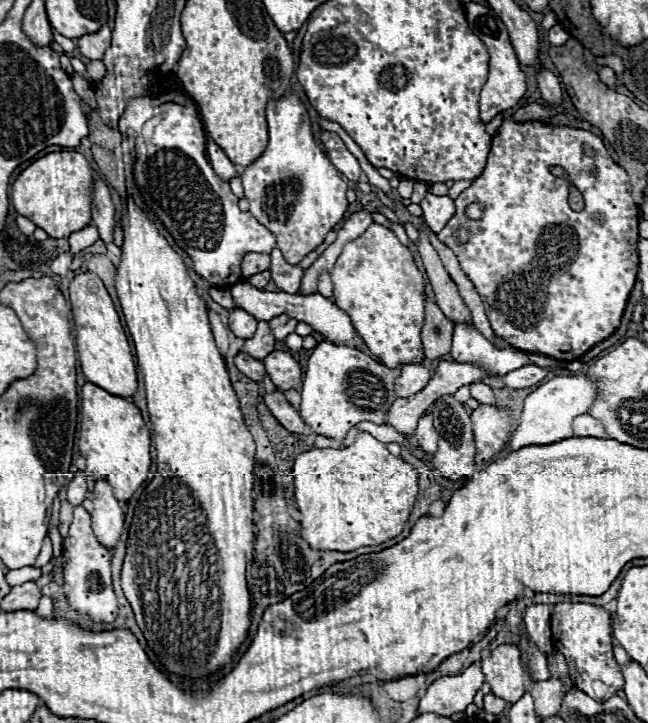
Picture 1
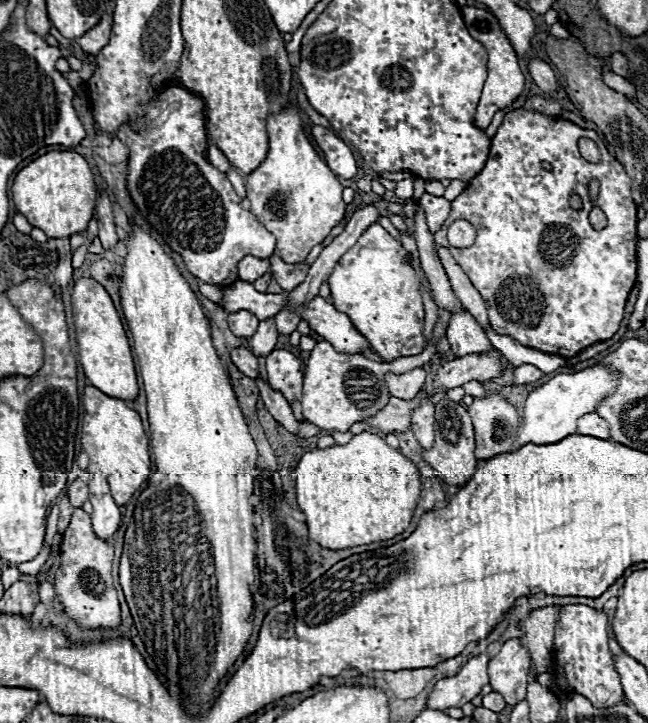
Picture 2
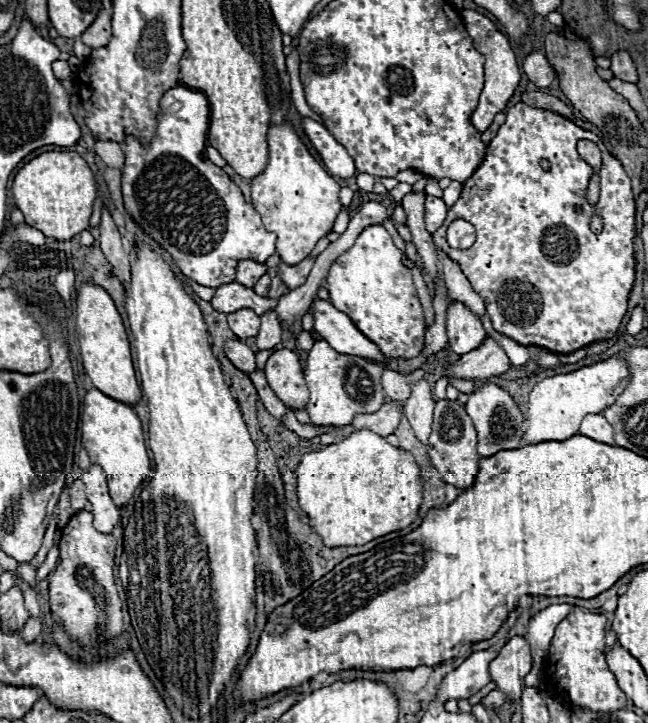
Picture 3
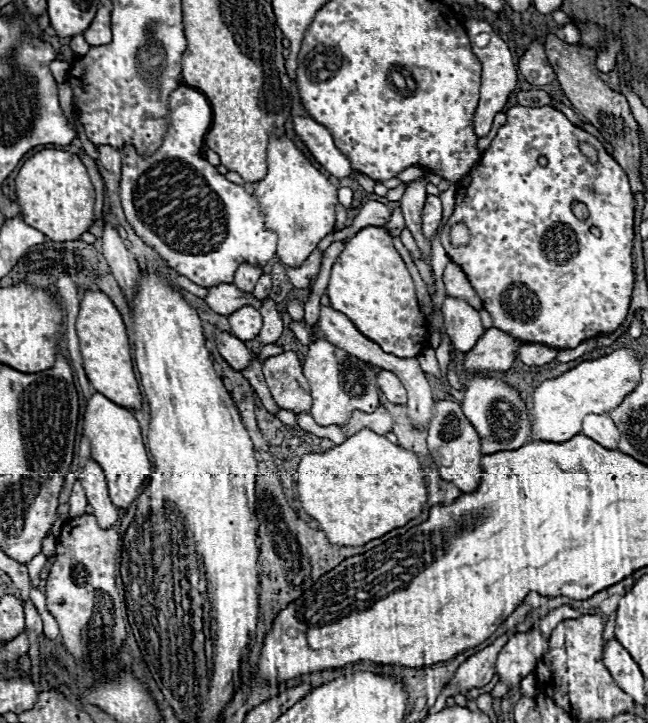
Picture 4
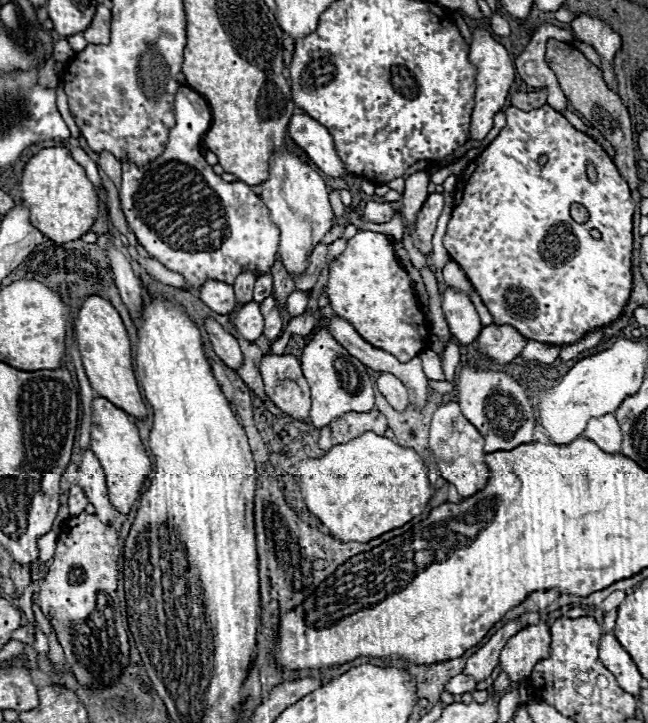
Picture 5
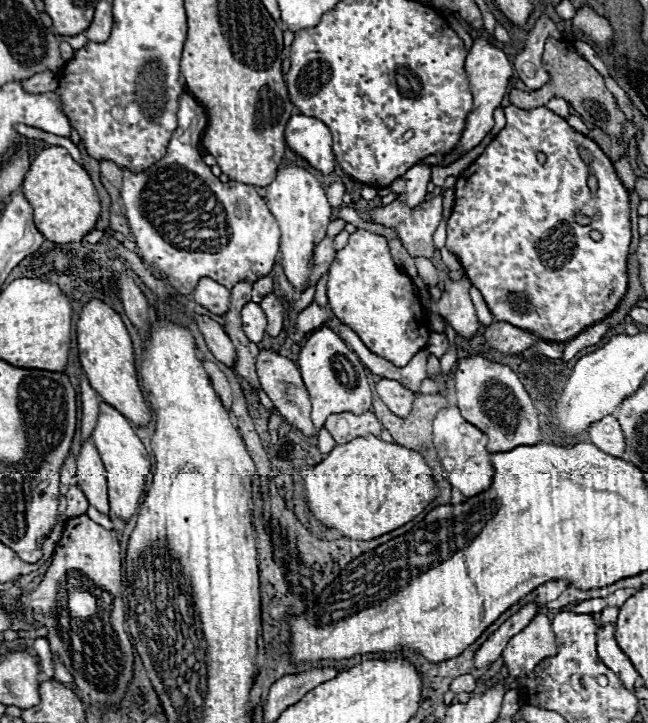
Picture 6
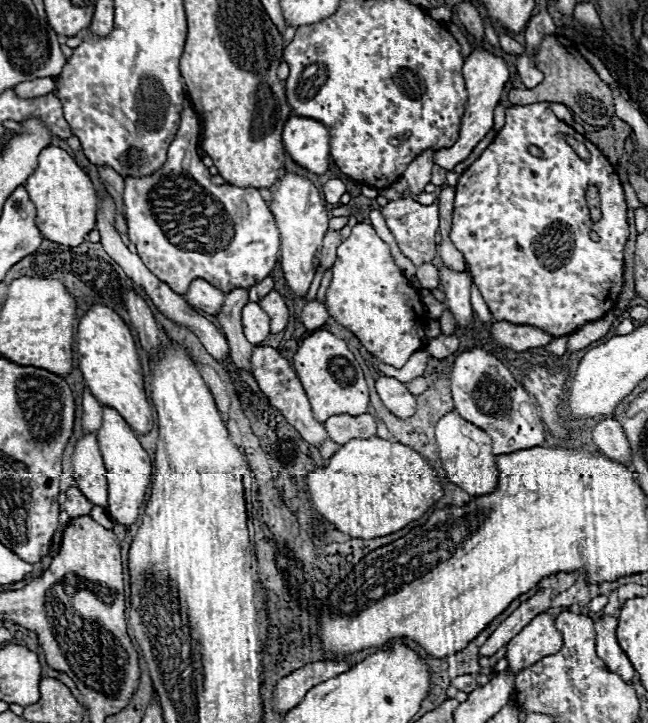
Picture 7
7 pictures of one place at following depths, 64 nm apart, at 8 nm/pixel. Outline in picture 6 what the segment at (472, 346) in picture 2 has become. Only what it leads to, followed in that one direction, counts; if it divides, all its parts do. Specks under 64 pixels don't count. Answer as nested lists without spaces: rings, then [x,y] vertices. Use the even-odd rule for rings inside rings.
[[[468,278],[458,282],[446,280],[440,302],[434,302],[429,298],[425,304],[429,311],[440,314],[456,330],[456,334],[466,340],[470,340],[480,326],[474,312],[474,304],[468,294],[470,286],[472,284],[468,282]]]

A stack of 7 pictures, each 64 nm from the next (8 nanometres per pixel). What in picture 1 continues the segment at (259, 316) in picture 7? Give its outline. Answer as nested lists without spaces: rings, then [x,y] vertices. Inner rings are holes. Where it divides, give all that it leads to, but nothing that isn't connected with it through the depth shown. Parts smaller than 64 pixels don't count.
[[[236,308],[236,310],[230,312],[230,330],[238,338],[250,338],[250,336],[254,336],[256,324],[258,324],[258,320],[252,314],[248,314],[246,310],[242,310],[242,308]]]

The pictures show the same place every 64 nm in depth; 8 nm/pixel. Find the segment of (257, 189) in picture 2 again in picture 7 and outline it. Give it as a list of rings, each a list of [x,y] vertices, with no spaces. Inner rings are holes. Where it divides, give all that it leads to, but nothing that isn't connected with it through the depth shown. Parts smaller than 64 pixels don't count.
[[[282,174],[278,178],[278,182],[272,186],[272,202],[270,202],[270,210],[276,218],[276,224],[280,228],[280,252],[282,252],[282,270],[284,270],[284,278],[286,284],[290,286],[292,292],[296,292],[298,296],[304,296],[308,292],[308,286],[314,278],[314,270],[316,270],[316,256],[320,252],[322,246],[322,238],[328,230],[328,210],[326,210],[326,202],[320,196],[320,190],[314,186],[312,180],[308,180],[306,176],[300,174]]]

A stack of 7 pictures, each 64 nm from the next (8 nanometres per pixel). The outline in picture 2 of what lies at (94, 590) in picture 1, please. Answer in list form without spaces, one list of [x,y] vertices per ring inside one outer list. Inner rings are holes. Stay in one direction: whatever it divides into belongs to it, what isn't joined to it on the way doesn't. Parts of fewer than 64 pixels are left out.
[[[76,508],[72,522],[62,536],[60,568],[56,570],[56,592],[66,614],[70,614],[82,628],[116,628],[120,624],[120,604],[112,584],[112,556],[114,546],[102,542],[92,530],[92,518],[82,508]]]

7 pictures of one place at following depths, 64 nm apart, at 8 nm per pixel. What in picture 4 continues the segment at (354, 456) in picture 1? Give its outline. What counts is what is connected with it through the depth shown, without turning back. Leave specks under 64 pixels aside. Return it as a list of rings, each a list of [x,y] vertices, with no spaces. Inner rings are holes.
[[[362,428],[346,442],[326,452],[304,454],[296,470],[296,484],[302,508],[318,522],[318,528],[326,534],[328,542],[336,546],[364,546],[366,542],[380,538],[394,528],[402,528],[414,520],[426,504],[424,474],[414,452],[392,444],[386,436],[380,436],[368,428]]]

